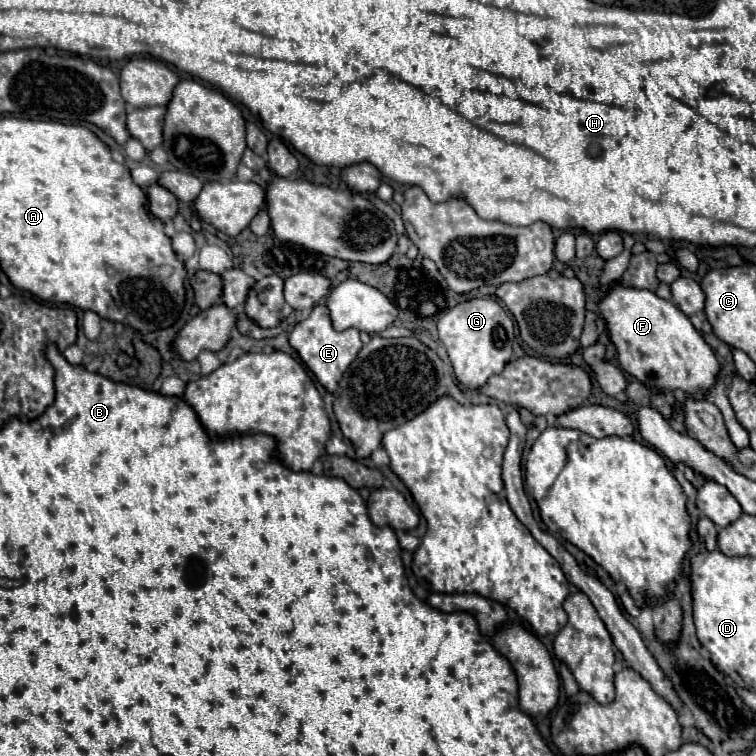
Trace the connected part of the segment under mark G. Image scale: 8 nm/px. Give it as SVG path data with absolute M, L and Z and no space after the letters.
M472 298L450 308L438 320L438 336L446 346L458 382L466 390L480 390L490 376L502 372L516 340L512 318L494 298Z

